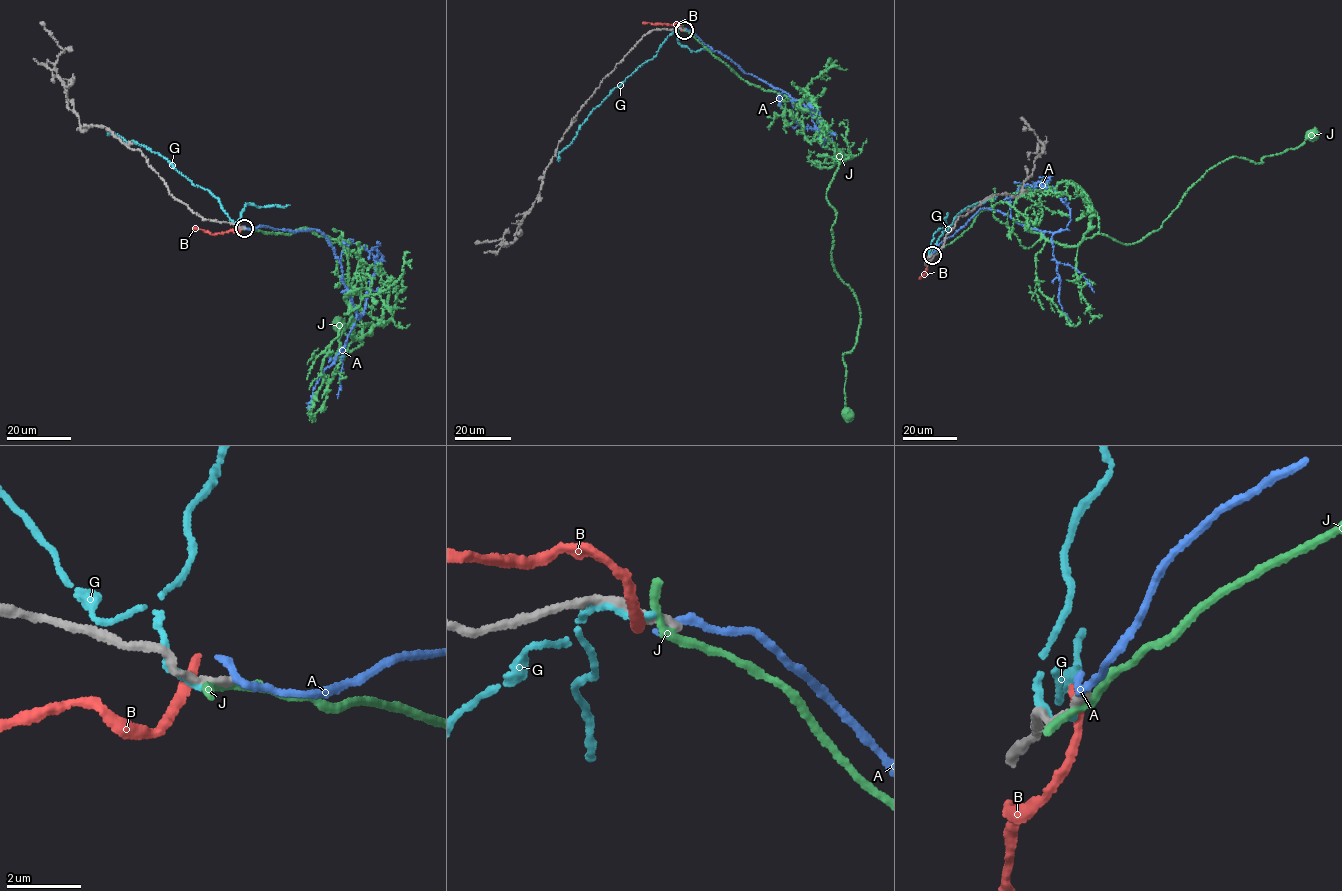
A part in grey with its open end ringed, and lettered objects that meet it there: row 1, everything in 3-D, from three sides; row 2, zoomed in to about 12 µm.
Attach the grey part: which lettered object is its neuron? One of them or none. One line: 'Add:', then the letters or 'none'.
Add: none

